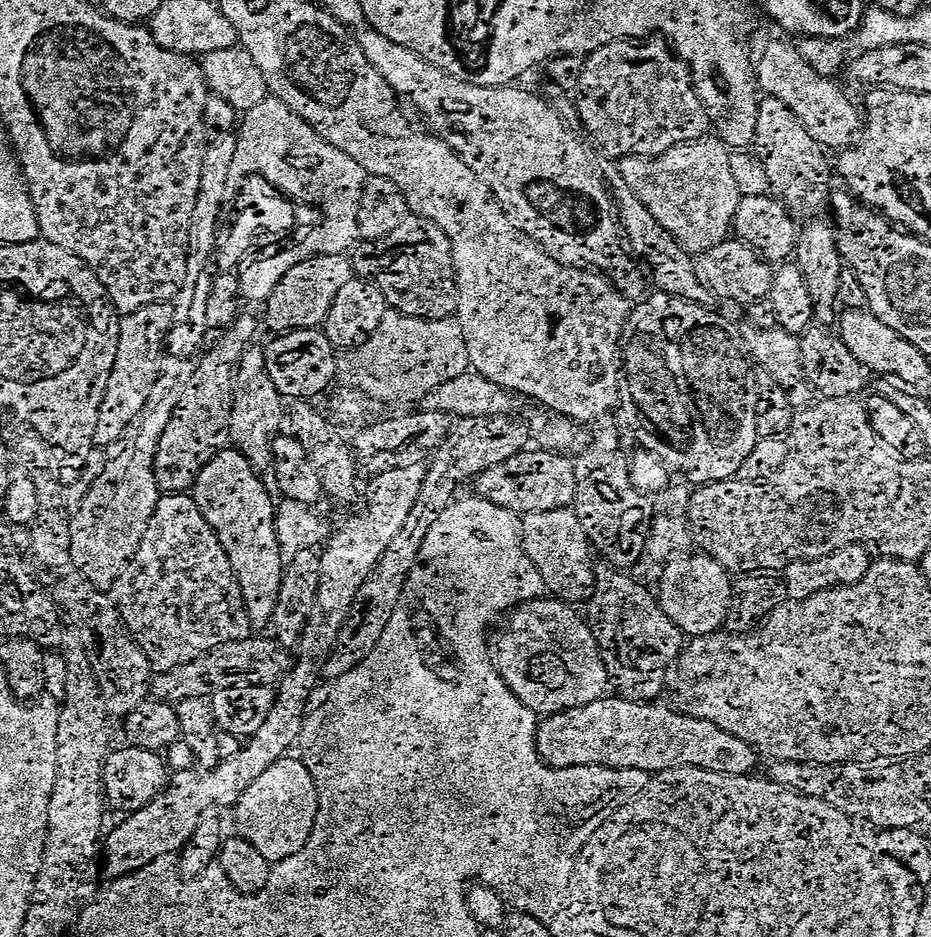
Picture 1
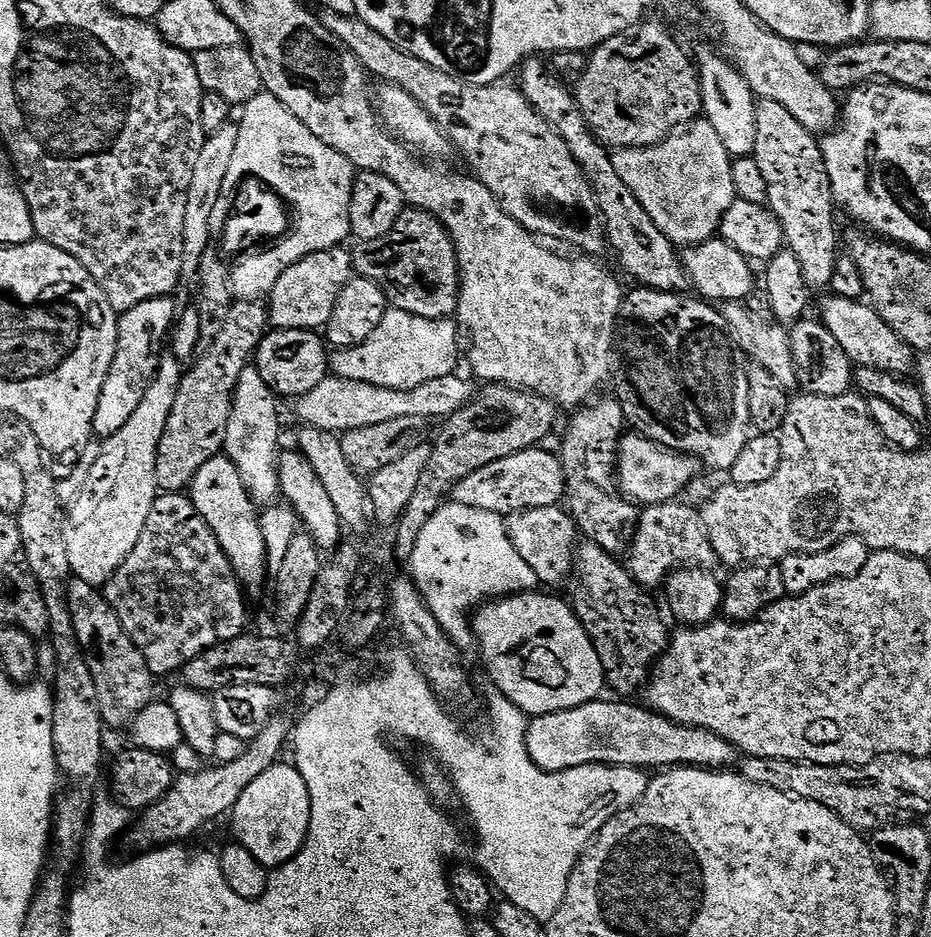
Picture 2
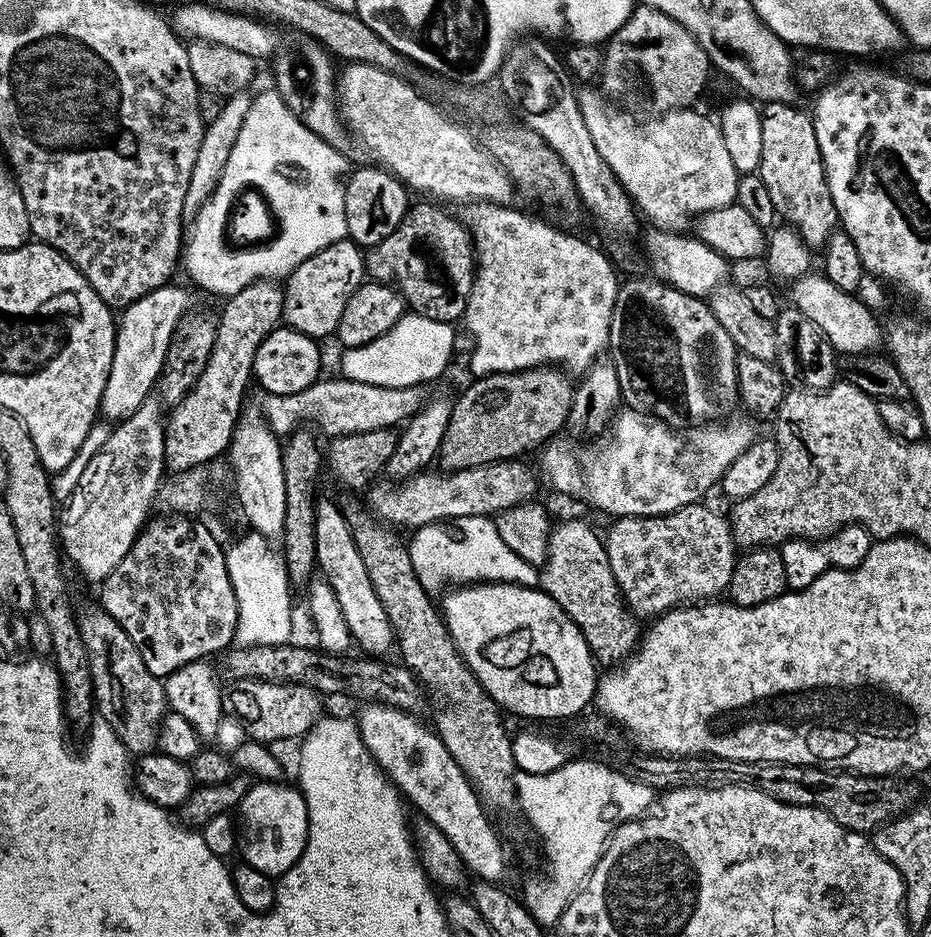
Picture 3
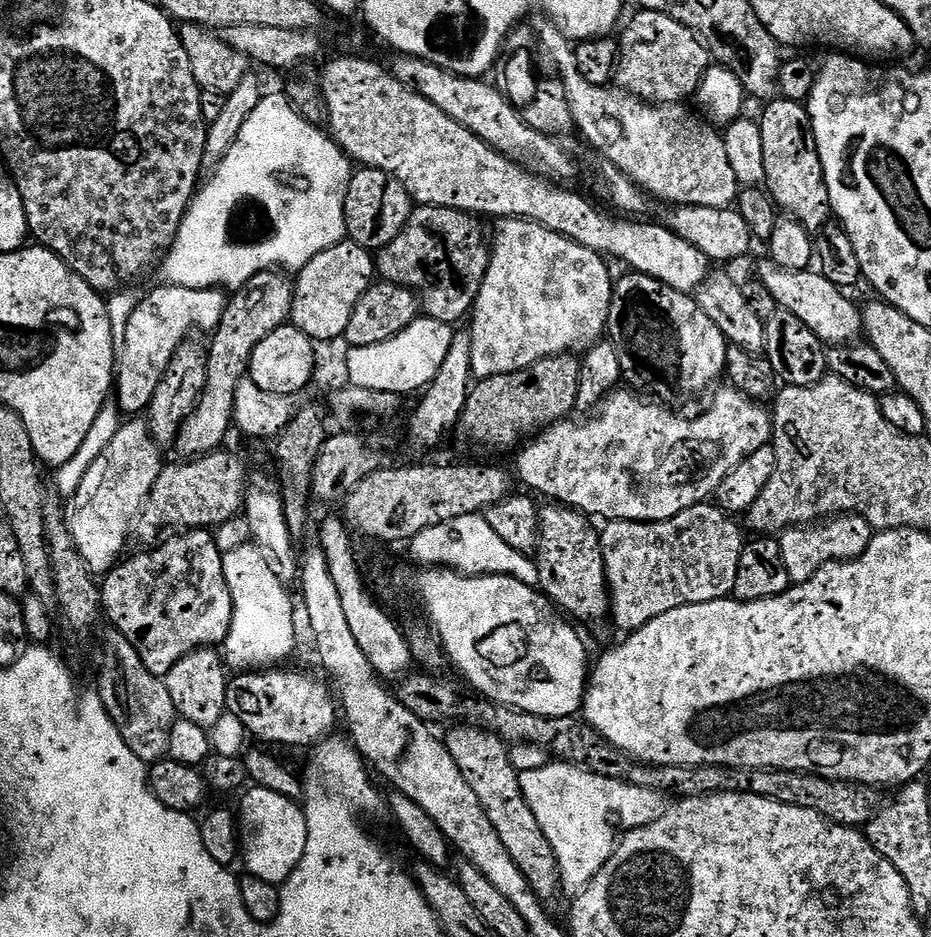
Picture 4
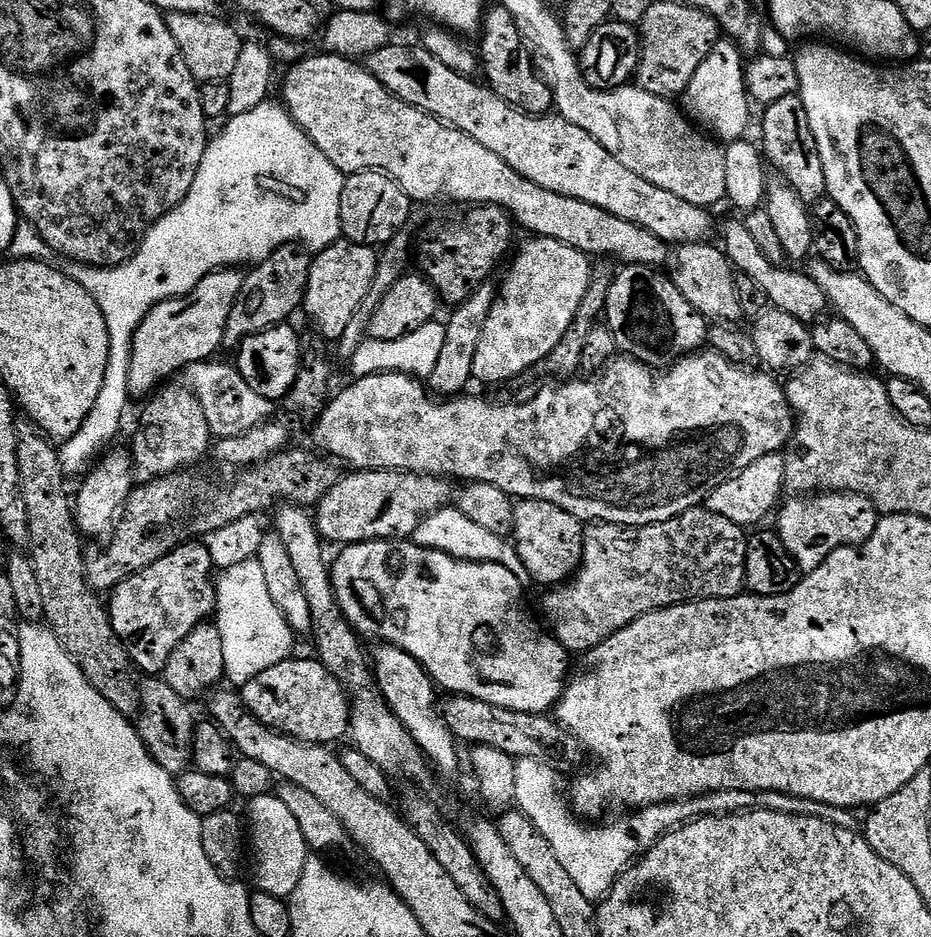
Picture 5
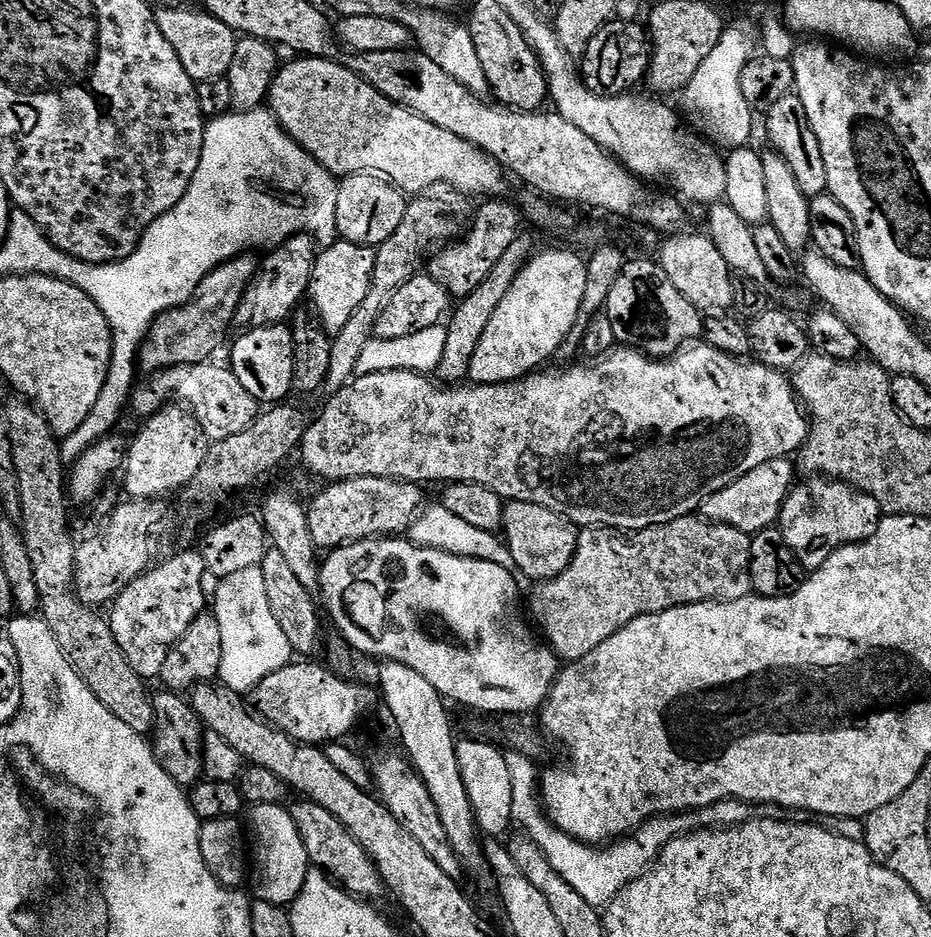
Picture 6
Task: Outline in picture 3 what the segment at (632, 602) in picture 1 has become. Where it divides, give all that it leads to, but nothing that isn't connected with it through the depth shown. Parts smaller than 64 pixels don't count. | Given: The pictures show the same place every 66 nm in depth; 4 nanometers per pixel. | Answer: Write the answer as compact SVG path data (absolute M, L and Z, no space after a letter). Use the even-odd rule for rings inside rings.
M568 520L553 527L548 559L542 568L539 587L554 598L554 602L558 602L564 613L584 631L592 655L601 665L613 665L637 651L642 640L641 621L626 607L624 593L610 566L607 543L601 533L599 536L586 521Z

